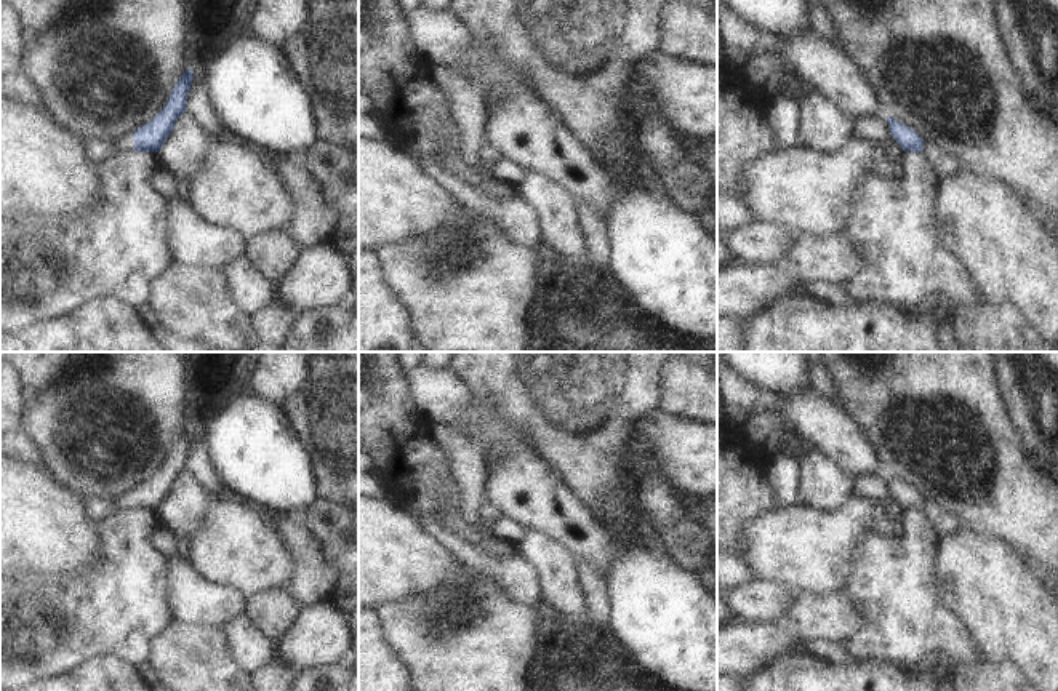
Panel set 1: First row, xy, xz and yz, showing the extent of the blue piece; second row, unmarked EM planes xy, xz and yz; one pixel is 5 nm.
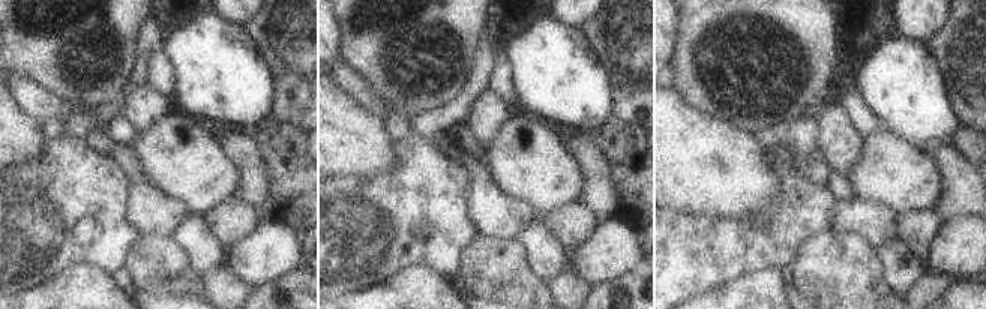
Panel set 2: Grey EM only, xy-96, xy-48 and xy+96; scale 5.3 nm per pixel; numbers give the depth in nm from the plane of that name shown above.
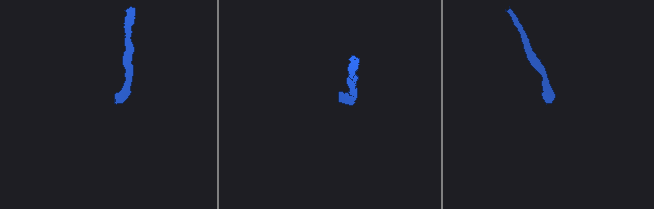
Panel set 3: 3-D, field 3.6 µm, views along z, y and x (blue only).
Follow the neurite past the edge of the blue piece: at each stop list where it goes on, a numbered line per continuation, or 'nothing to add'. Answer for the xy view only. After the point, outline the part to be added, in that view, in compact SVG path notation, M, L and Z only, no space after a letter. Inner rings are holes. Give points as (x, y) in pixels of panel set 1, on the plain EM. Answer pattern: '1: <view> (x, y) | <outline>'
1: xy (125, 501) | M133 491L125 493L112 499L117 510L133 510L134 509L134 496Z

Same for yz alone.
nothing to add

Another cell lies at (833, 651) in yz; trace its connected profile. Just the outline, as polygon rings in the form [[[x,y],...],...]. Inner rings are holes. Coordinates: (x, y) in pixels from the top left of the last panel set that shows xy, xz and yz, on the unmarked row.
[[[816,638],[812,641],[802,641],[804,648],[812,653],[815,657],[834,664],[856,664],[866,659],[852,656],[840,641],[829,641],[826,638]]]

